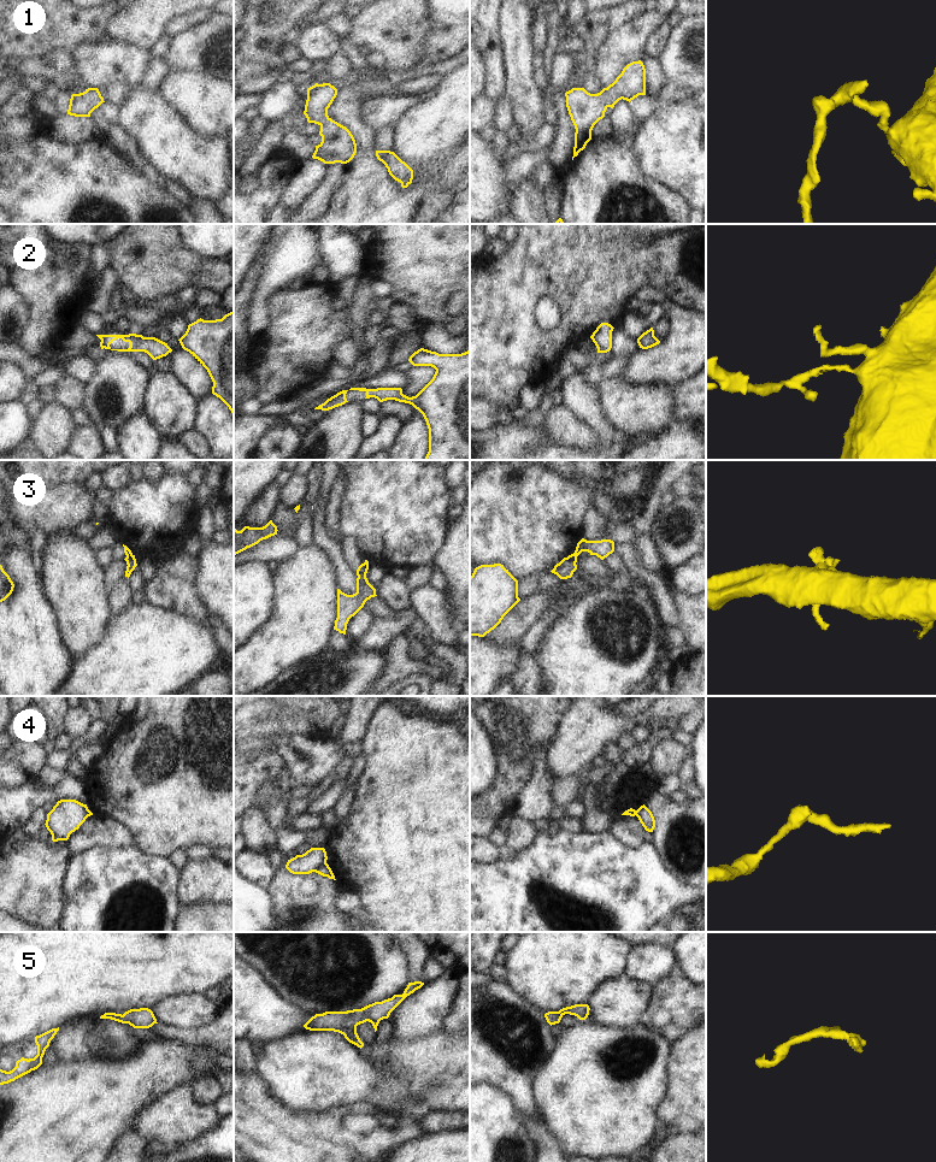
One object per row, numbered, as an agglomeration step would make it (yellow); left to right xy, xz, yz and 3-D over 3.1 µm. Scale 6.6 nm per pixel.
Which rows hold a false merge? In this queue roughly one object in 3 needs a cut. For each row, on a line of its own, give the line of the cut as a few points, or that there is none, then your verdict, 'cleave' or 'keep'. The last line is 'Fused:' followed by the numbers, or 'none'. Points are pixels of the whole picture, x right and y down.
1: cut none; keep
2: cut none; keep
3: cut yz (574, 553), (576, 556); cleave
4: cut xz (325, 861), (313, 871); cleave
5: cut none; keep
Fused: 3, 4

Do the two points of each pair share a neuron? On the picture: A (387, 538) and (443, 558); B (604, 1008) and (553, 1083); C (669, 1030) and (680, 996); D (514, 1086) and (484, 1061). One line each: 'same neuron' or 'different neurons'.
A: different neurons
B: different neurons
C: same neuron
D: same neuron

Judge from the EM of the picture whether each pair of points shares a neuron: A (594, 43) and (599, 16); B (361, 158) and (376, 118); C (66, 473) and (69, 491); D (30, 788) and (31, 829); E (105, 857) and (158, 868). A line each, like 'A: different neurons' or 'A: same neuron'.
A: same neuron
B: different neurons
C: different neurons
D: different neurons
E: same neuron

